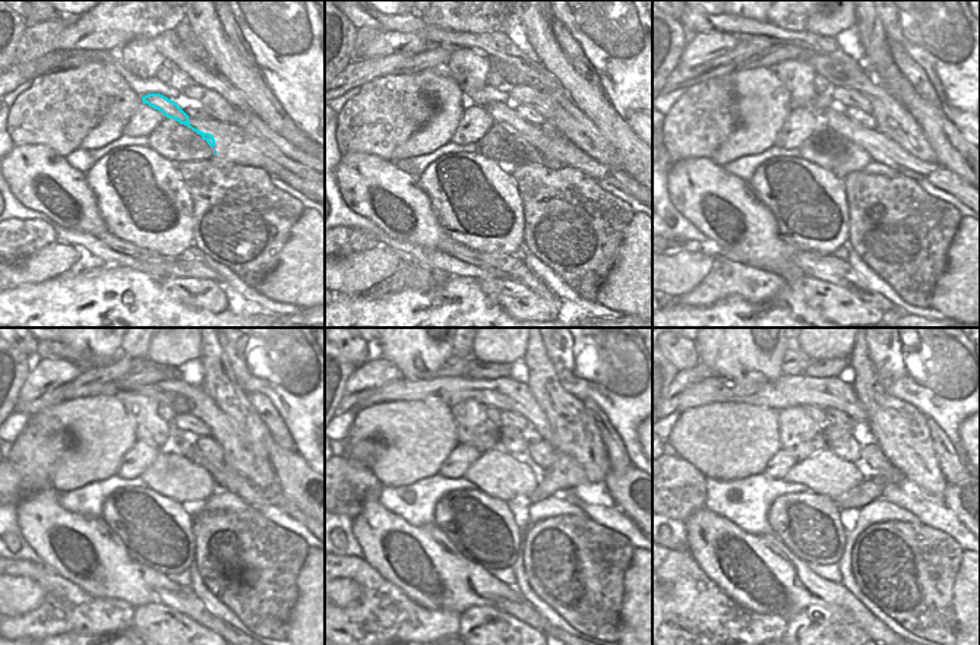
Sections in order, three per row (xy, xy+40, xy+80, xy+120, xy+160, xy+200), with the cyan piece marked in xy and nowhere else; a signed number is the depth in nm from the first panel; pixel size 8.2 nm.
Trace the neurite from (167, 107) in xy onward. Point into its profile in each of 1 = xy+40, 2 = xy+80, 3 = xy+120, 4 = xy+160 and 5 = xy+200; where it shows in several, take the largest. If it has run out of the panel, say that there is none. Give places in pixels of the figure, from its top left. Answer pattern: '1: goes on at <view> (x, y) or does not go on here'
1: goes on at xy+40 (565, 152)
2: goes on at xy+80 (942, 177)
3: goes on at xy+120 (283, 502)
4: goes on at xy+160 (590, 493)
5: goes on at xy+200 (909, 487)

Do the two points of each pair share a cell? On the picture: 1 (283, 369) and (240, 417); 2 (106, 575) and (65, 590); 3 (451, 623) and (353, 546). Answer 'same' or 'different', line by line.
1: different
2: different
3: different

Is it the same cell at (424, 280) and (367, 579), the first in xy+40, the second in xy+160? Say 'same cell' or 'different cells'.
same cell

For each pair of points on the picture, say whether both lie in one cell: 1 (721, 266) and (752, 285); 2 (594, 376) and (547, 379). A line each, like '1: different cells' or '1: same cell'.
1: same cell
2: different cells

